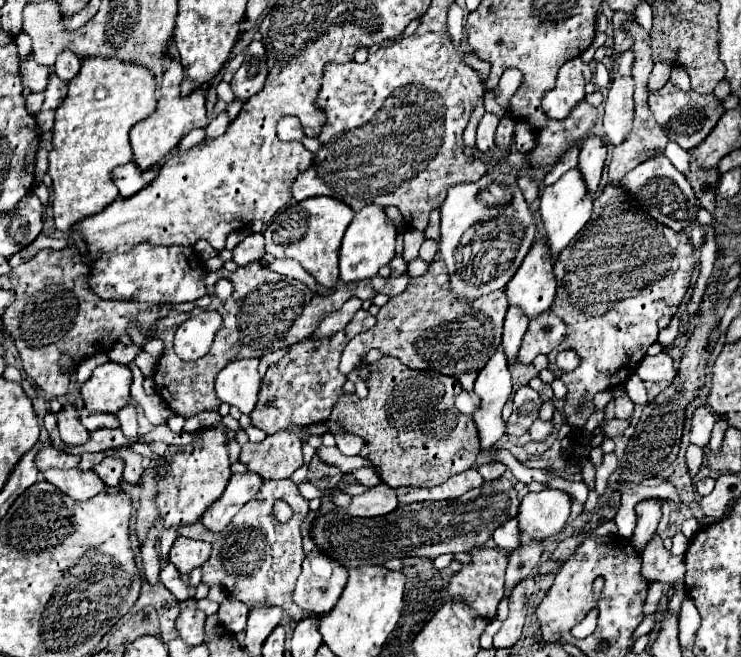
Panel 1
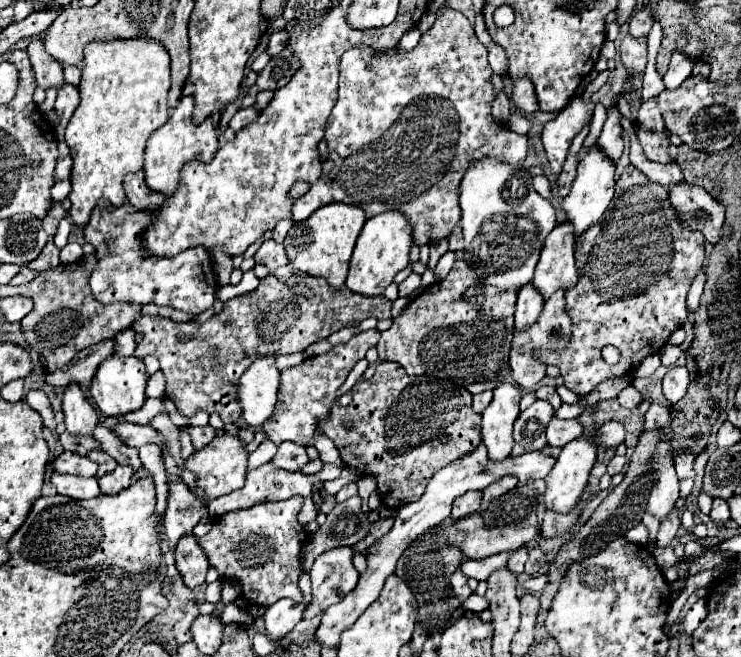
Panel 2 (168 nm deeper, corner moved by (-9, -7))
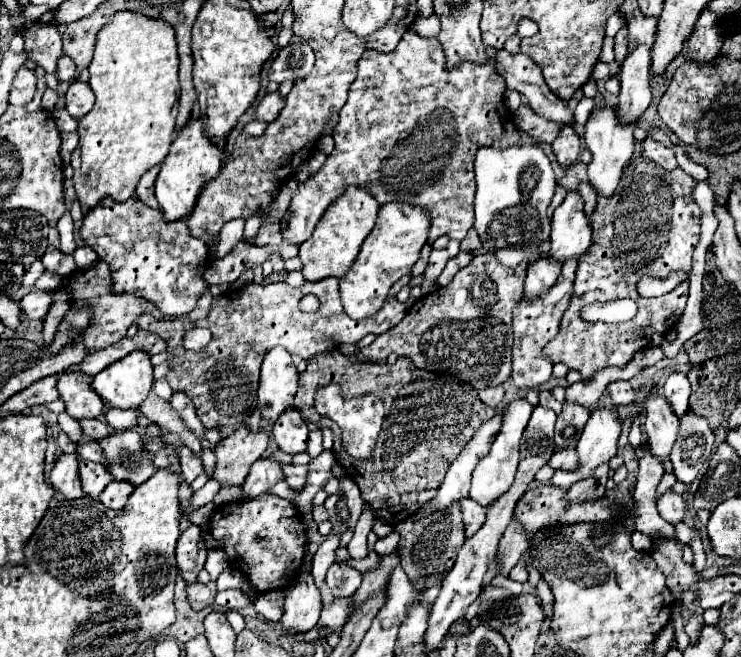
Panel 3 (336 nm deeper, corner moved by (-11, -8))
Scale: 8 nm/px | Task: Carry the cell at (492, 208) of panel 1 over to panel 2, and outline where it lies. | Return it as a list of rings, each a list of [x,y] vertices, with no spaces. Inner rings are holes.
[[[483,158],[477,160],[463,176],[461,180],[461,228],[463,228],[463,236],[465,236],[465,260],[473,262],[475,258],[479,258],[479,270],[485,272],[483,280],[491,286],[497,288],[521,288],[525,284],[529,284],[533,280],[533,270],[535,264],[539,260],[539,252],[541,246],[547,238],[547,234],[555,228],[557,218],[555,218],[555,210],[551,206],[549,200],[541,198],[535,188],[533,188],[533,174],[529,172],[529,168],[525,166],[509,166],[501,160],[495,158]],[[519,218],[529,218],[535,228],[521,228],[519,226]]]

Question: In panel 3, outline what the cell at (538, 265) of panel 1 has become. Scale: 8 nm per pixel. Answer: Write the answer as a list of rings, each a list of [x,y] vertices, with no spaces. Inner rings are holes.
[[[569,191],[565,201],[555,209],[551,219],[551,247],[549,259],[565,263],[567,259],[581,259],[591,245],[591,229],[583,213],[583,201],[575,191]]]

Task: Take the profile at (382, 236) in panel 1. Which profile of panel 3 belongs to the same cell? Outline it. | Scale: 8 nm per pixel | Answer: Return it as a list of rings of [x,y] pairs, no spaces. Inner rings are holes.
[[[387,203],[379,209],[379,217],[373,231],[363,241],[353,267],[341,279],[341,301],[345,313],[351,319],[365,319],[379,311],[379,307],[387,299],[391,285],[403,275],[409,275],[411,267],[417,263],[419,251],[427,241],[427,233],[429,215],[425,209],[405,203]]]

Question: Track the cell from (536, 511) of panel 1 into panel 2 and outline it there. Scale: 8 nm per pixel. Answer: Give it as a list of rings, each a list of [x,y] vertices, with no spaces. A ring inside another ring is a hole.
[[[591,436],[575,438],[561,450],[553,470],[545,478],[547,490],[543,502],[547,510],[569,512],[577,504],[577,498],[589,480],[589,472],[597,462],[597,450],[599,446]]]

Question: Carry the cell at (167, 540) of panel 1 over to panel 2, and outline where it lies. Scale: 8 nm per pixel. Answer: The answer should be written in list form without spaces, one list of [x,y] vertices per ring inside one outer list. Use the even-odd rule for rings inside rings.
[[[169,474],[169,500],[163,514],[165,540],[169,546],[173,548],[181,536],[191,534],[191,530],[205,514],[205,502],[201,502],[201,498],[195,496],[189,486],[179,480],[179,476]]]

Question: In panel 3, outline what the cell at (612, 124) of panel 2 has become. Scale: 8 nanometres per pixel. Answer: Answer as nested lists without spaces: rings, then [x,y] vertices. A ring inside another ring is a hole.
[[[639,45],[621,65],[621,91],[617,97],[617,119],[621,125],[631,125],[639,119],[639,115],[651,103],[651,87],[649,87],[649,65],[651,65],[651,49],[647,45]]]

